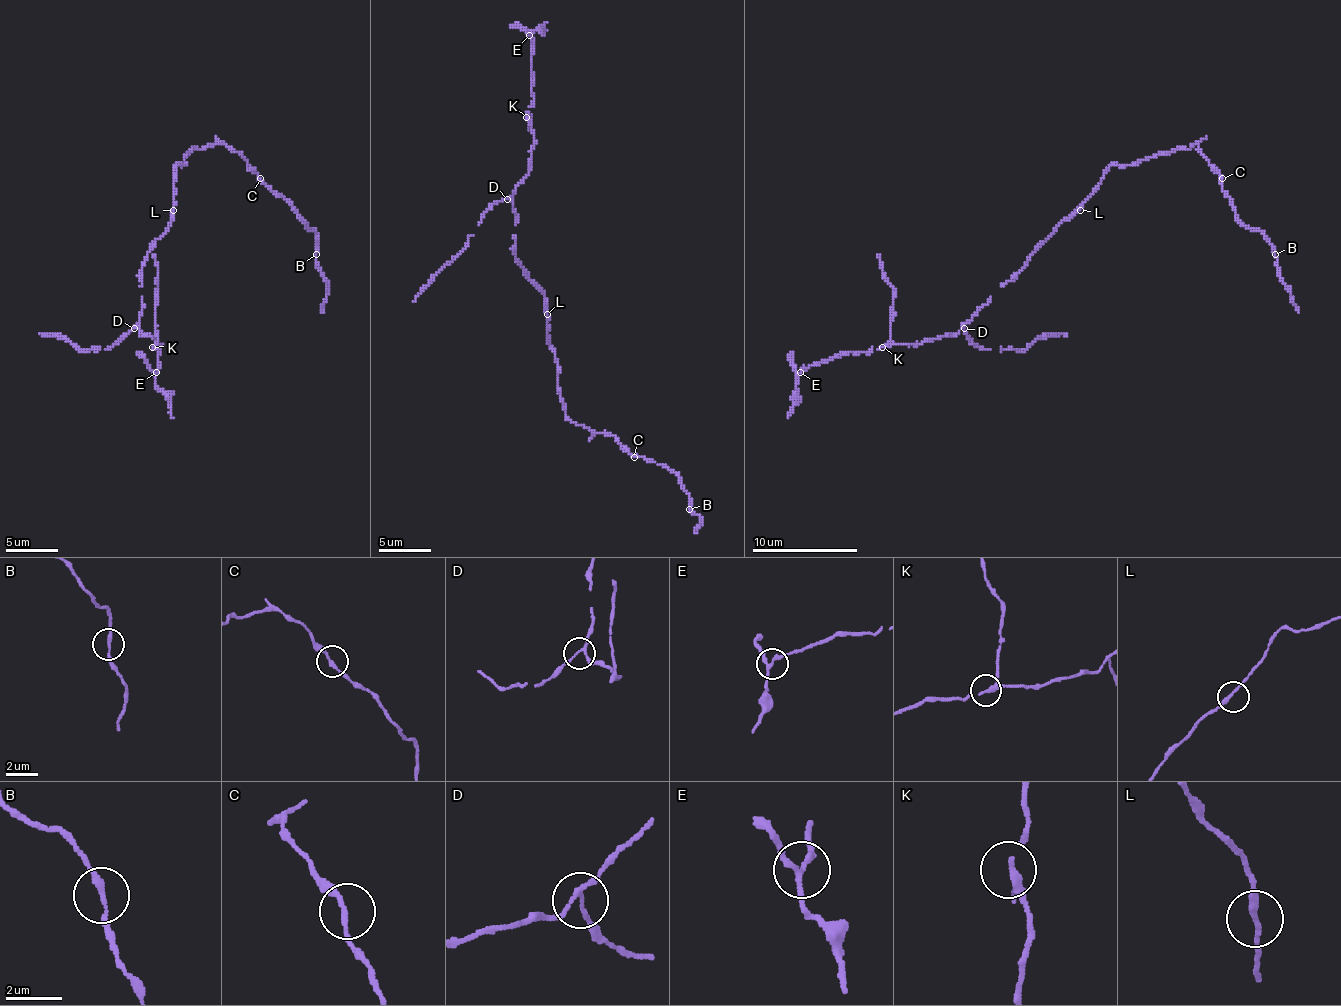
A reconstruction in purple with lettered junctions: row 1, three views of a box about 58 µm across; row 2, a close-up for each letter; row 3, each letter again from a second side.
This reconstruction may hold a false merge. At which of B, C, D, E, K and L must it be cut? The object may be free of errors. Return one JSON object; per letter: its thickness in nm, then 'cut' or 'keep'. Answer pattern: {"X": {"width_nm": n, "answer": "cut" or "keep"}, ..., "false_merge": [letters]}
{"B": {"width_nm": 180, "answer": "keep"}, "C": {"width_nm": 170, "answer": "keep"}, "D": {"width_nm": 140, "answer": "keep"}, "E": {"width_nm": 180, "answer": "cut"}, "K": {"width_nm": 190, "answer": "keep"}, "L": {"width_nm": 200, "answer": "keep"}, "false_merge": ["E"]}

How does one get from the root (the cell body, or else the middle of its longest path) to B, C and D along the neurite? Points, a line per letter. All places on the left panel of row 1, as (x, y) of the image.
B: (173, 207), (173, 170), (184, 165), (184, 157), (192, 149), (226, 144), (305, 220), (316, 233), (316, 254)
C: (173, 207), (173, 170), (184, 165), (184, 157), (192, 149), (226, 144), (260, 178)
D: (173, 207), (173, 220), (152, 244), (142, 268), (142, 315), (134, 328)

